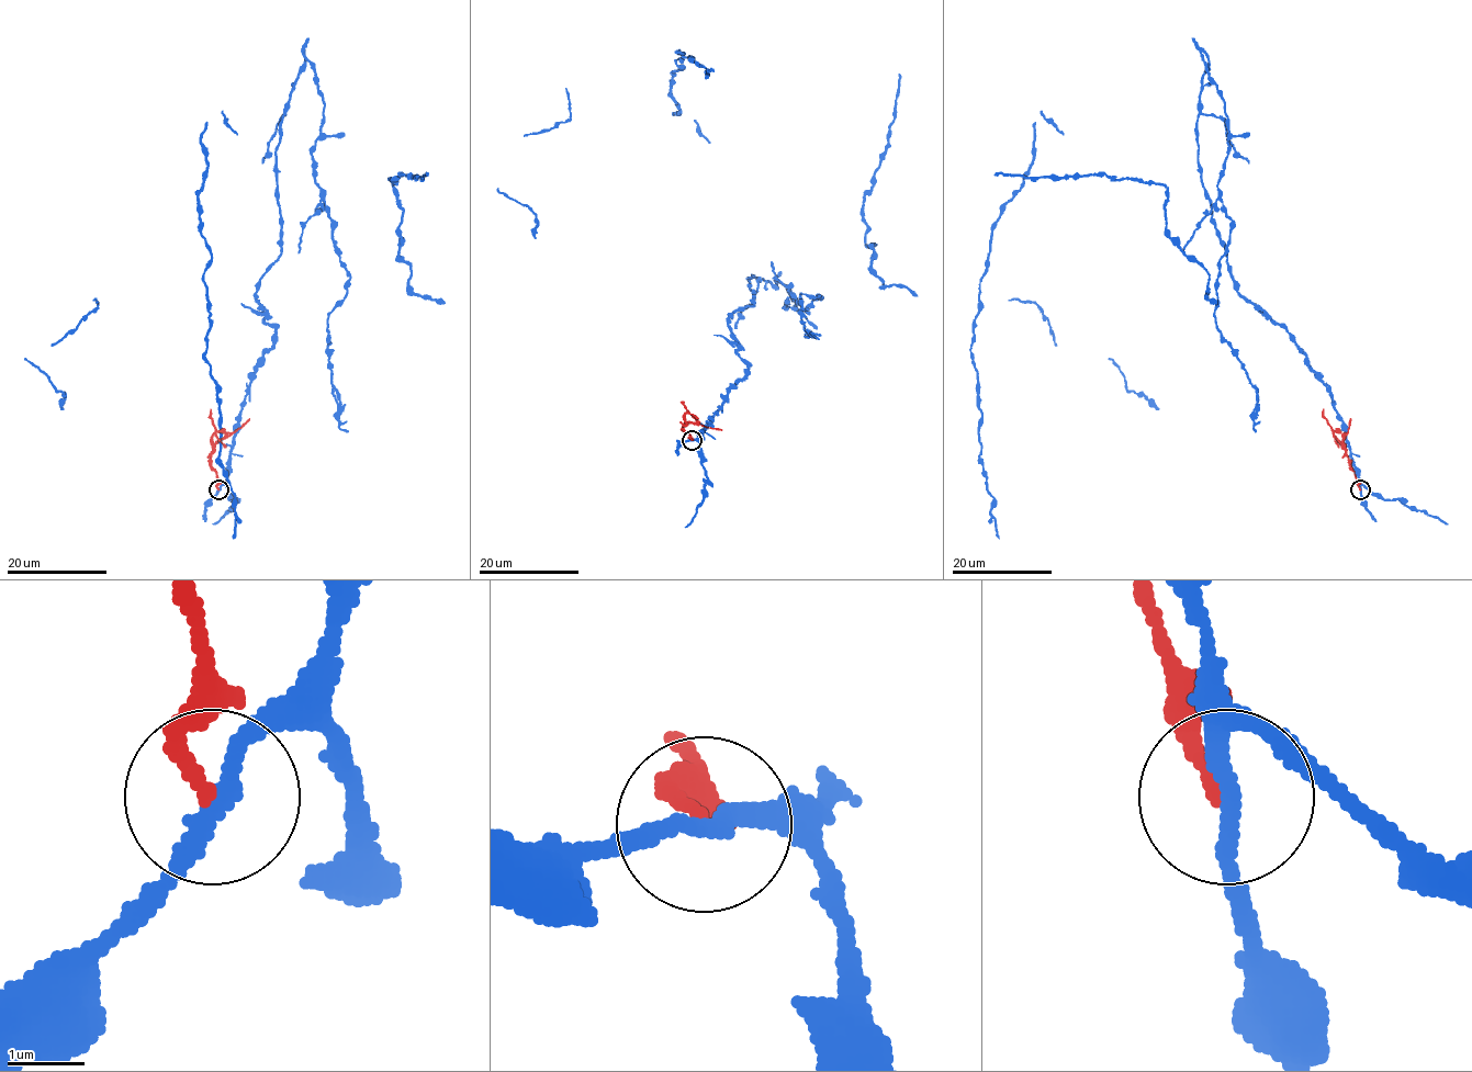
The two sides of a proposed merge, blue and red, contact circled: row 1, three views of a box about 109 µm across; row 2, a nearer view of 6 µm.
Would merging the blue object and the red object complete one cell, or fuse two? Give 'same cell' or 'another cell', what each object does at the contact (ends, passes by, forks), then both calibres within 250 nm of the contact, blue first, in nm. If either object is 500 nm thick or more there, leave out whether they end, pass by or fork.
another cell; blue passes by; red ends there; 200 nm thick on the blue side, 170 nm on the other

